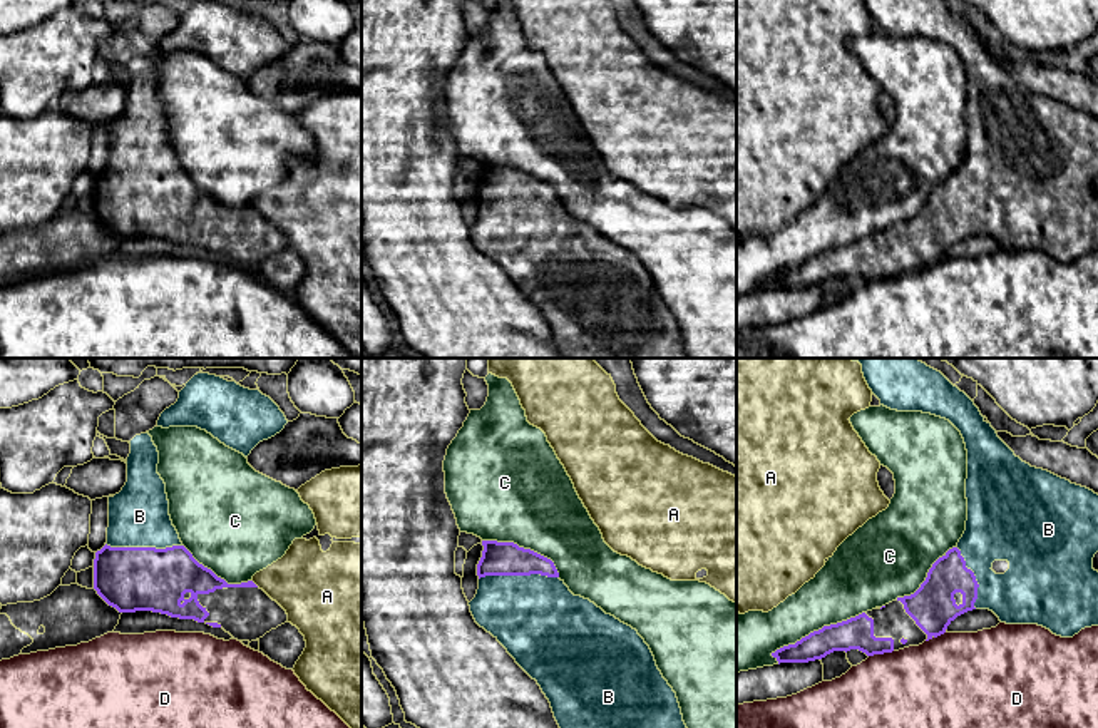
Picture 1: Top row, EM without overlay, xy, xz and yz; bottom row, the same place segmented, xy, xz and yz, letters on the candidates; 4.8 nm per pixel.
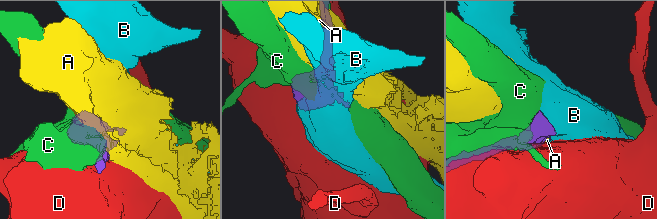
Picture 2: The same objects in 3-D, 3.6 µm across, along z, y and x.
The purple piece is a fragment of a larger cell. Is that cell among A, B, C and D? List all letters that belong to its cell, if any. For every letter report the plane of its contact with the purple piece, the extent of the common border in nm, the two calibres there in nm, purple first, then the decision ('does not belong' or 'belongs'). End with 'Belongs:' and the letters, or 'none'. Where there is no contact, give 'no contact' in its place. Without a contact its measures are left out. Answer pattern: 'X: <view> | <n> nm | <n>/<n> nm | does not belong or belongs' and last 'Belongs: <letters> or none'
A: xy | 50 nm | 130/320 nm | does not belong
B: xz | 380 nm | 160/420 nm | belongs
C: yz | 500 nm | 160/300 nm | does not belong
D: yz | 120 nm | 160/500 nm | does not belong
Belongs: B

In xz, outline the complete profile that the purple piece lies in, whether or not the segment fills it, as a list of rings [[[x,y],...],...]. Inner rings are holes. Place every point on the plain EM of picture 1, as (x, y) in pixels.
[[[514,167],[482,171],[470,238],[537,306],[562,358],[691,358],[676,318],[636,254],[574,221],[551,184]]]

